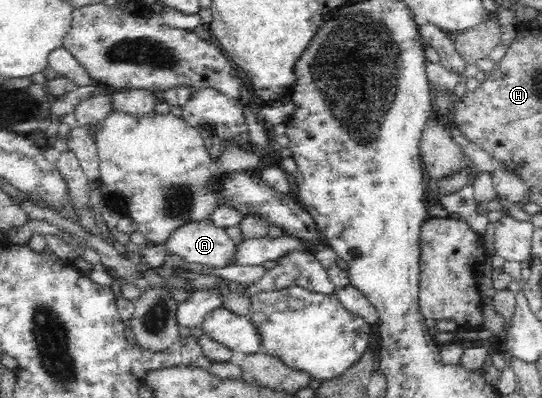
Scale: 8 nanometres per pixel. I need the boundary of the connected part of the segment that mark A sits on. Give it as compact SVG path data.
M211 221L191 222L177 228L166 241L166 249L171 255L178 255L185 260L185 265L203 268L221 269L233 265L238 244L229 237L225 228L217 227Z

